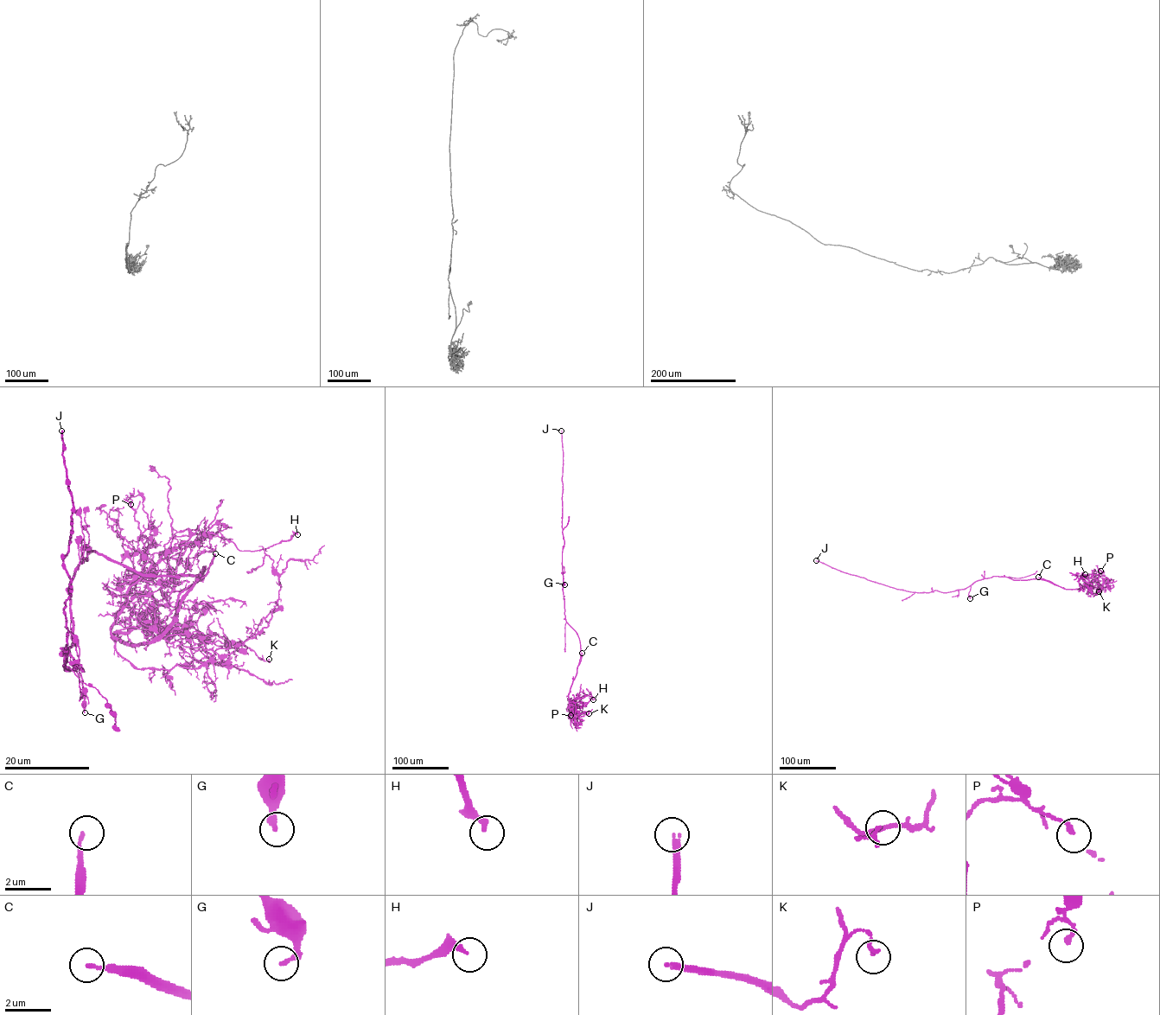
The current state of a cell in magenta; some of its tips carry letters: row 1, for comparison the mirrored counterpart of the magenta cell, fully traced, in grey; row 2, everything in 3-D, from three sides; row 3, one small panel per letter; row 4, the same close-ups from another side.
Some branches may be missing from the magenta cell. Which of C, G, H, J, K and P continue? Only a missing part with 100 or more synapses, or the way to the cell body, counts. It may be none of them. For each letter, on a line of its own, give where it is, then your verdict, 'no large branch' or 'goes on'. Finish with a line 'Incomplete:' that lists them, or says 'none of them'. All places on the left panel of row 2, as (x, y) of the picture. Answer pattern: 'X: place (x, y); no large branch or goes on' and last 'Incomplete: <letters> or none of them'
C: place (215, 553); goes on
G: place (85, 712); no large branch
H: place (297, 534); no large branch
J: place (61, 430); goes on
K: place (269, 659); no large branch
P: place (130, 504); no large branch
Incomplete: C, J

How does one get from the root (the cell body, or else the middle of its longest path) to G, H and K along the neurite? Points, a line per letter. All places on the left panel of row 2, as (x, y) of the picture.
G: (70, 603), (70, 626), (79, 660), (79, 672), (83, 679), (85, 712)
H: (70, 603), (85, 545), (143, 574), (204, 566), (150, 643), (111, 626), (159, 561), (209, 533), (297, 534)
K: (70, 603), (85, 545), (143, 574), (204, 566), (153, 641), (113, 636), (147, 622), (269, 659)

